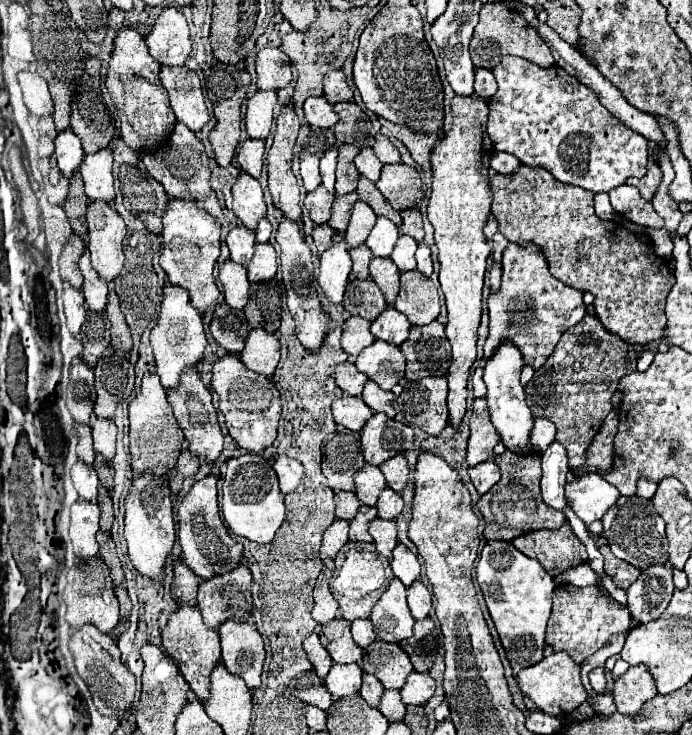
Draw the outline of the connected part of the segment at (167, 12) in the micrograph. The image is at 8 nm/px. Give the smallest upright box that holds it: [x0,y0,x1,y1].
[145,7,191,67]

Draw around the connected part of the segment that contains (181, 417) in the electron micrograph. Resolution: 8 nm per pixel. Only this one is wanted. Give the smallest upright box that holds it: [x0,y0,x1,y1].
[167,369,223,465]

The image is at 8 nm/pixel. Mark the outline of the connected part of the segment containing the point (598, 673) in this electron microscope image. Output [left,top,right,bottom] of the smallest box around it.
[589,667,607,691]

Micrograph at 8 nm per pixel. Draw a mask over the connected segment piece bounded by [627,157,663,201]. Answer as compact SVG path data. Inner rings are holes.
M651 157L651 159L649 159L649 165L647 165L647 175L645 175L643 179L629 179L627 185L635 185L635 187L641 191L641 195L643 195L647 201L651 201L651 199L655 197L659 185L661 185L661 177L663 177L663 173L661 173L659 165L655 163L655 159Z

